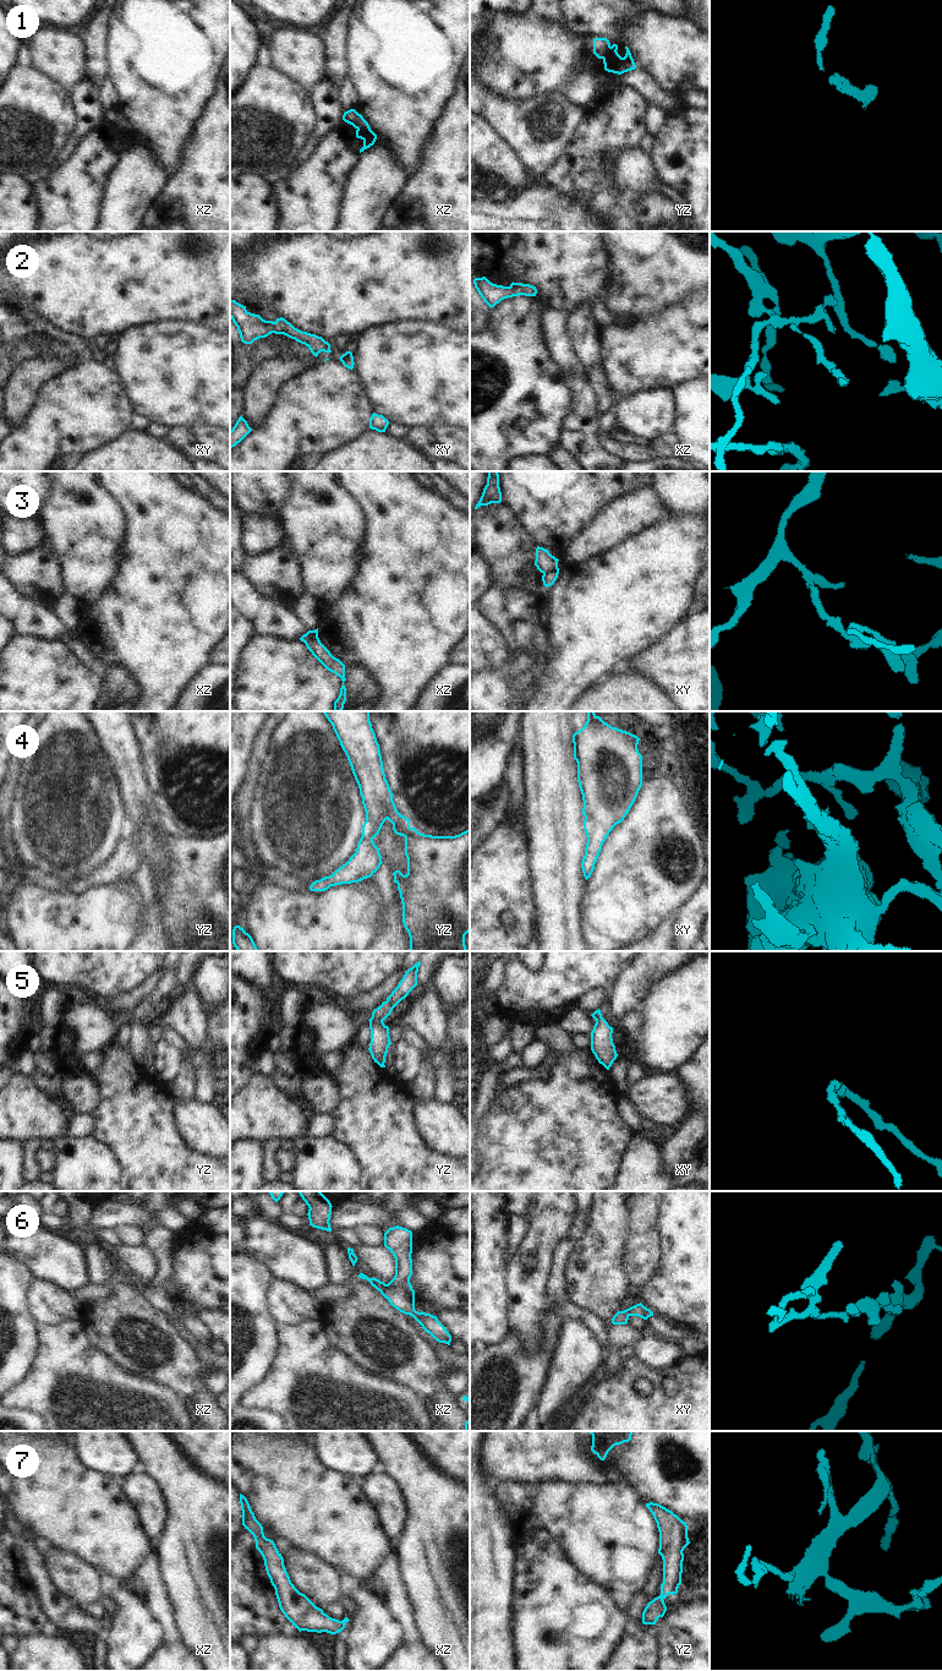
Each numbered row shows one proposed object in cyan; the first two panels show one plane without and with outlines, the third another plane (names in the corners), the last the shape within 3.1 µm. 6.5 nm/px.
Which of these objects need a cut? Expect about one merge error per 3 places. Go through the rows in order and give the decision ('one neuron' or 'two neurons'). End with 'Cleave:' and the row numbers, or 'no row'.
1: two neurons
2: one neuron
3: two neurons
4: one neuron
5: one neuron
6: one neuron
7: one neuron
Cleave: 1, 3

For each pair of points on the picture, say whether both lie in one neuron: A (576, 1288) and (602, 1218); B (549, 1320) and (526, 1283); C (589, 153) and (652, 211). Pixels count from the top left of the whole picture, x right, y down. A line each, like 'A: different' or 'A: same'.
A: same
B: different
C: same

